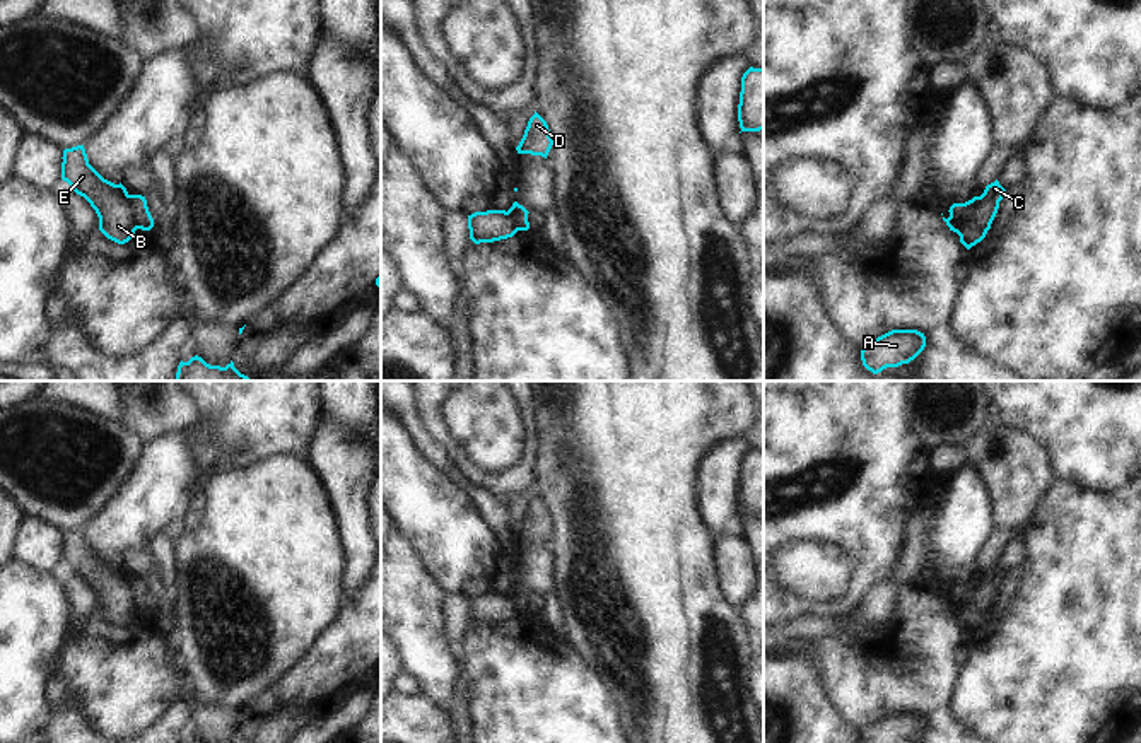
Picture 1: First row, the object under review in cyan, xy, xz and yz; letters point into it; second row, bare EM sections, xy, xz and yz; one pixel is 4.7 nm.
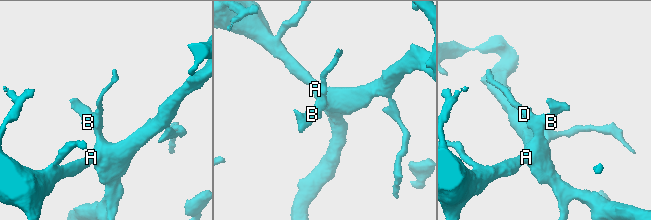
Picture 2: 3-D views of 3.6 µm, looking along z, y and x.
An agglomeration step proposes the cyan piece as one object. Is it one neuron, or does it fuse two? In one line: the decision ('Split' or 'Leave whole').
Split

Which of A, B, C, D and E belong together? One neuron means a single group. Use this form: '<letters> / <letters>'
A D / B C E

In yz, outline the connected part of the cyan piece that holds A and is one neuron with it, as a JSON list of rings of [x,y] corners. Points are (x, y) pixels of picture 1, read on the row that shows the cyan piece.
[[[892,330],[863,345],[863,366],[873,374],[914,360],[926,347],[924,333],[917,330]]]

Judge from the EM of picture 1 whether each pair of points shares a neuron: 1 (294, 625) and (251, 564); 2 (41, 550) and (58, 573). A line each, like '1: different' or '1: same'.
1: same
2: different

